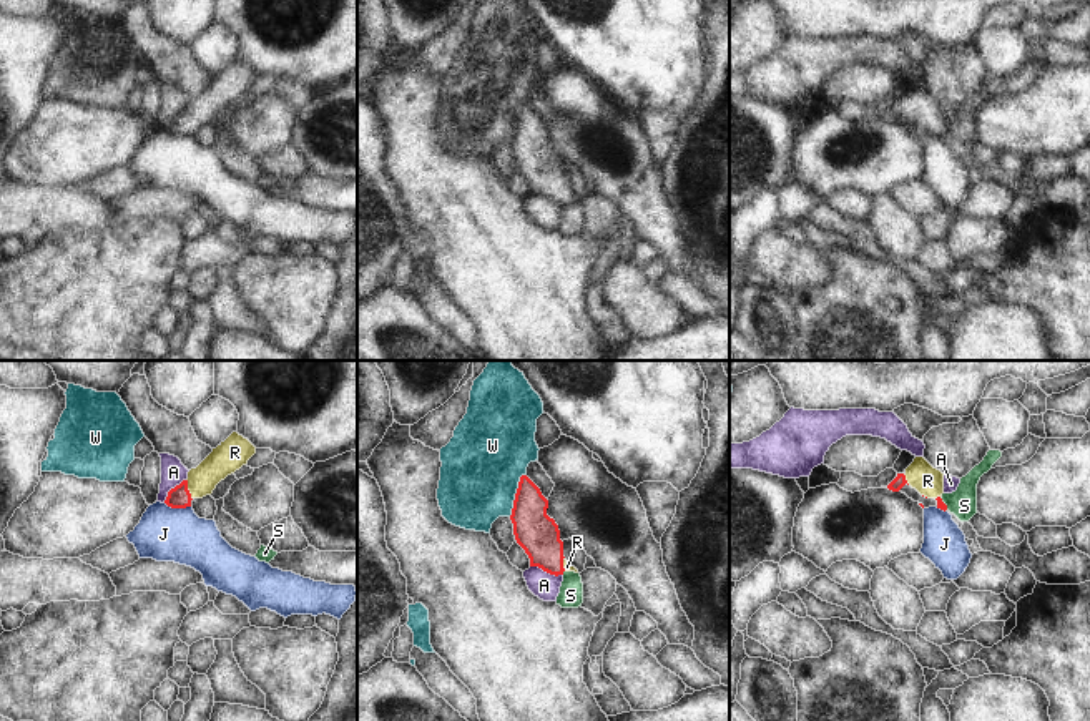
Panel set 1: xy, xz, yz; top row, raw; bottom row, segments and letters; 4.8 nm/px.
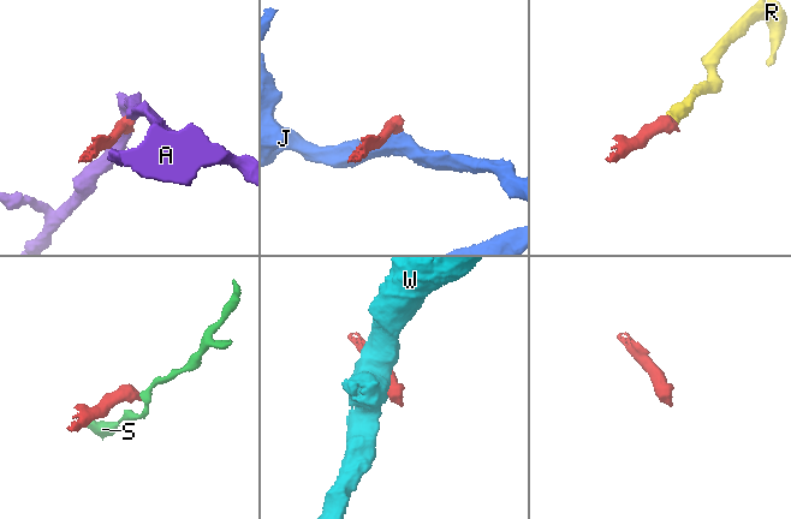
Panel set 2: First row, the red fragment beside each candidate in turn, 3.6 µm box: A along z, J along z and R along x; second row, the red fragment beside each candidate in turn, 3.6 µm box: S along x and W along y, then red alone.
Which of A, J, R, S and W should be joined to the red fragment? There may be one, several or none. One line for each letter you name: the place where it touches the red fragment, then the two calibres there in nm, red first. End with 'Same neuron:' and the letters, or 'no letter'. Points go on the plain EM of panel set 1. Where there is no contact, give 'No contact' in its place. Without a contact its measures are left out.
R: Touches red at xy (186, 117). Thickness 110 nm (red) against 150 nm
Same neuron: R

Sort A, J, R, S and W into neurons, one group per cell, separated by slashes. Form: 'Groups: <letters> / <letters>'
Groups: A / J / R / S / W

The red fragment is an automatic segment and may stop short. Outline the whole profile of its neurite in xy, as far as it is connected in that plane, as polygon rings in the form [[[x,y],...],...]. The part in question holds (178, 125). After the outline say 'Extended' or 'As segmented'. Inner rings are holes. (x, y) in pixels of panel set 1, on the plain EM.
[[[233,60],[196,95],[188,106],[168,120],[164,131],[171,136],[191,135],[193,126],[211,123],[216,113],[239,98],[256,81],[256,75]]]. Extended

